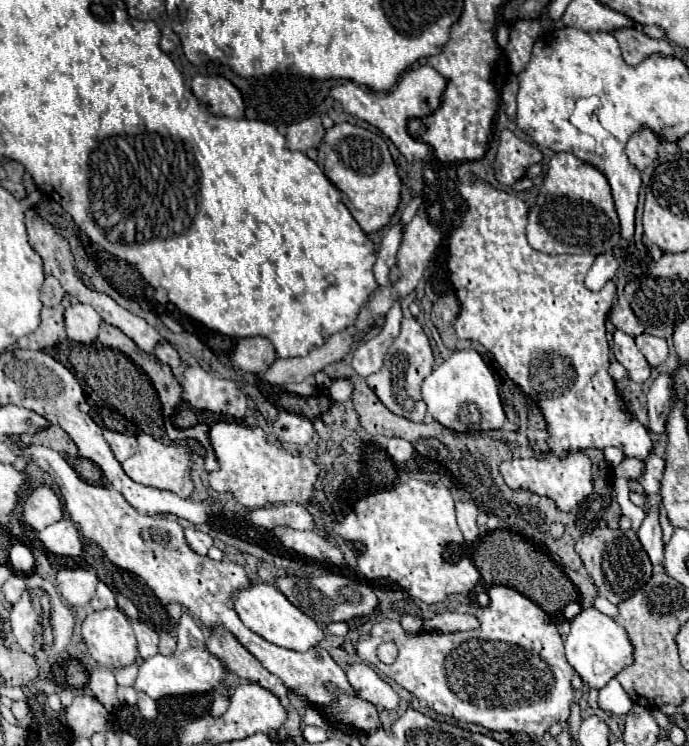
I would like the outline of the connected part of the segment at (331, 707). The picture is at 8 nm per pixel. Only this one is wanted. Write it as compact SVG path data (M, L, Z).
M325 684L325 688L335 696L331 704L321 706L323 714L327 718L335 718L337 722L353 724L355 728L361 730L375 730L379 728L379 708L371 702L365 702L357 696L341 692L335 684Z

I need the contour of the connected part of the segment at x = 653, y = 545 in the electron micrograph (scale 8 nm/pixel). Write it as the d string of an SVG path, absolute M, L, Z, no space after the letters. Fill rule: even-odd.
M651 504L647 508L647 516L645 516L641 528L637 530L637 536L655 568L661 568L661 564L663 564L663 546L665 546L661 540L659 510L661 510L661 504Z

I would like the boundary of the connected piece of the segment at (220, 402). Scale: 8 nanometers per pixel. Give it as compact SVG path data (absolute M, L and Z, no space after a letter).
M189 366L181 378L183 398L197 410L229 414L241 418L247 408L245 394L235 382L215 378L201 366Z

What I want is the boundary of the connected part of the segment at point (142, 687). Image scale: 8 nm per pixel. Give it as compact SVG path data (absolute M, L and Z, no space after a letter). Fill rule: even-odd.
M185 612L179 620L177 630L181 630L181 638L177 642L175 654L171 654L171 656L157 654L157 656L143 660L143 664L139 666L139 674L133 684L133 688L137 692L145 692L147 696L159 700L161 696L171 696L171 694L205 692L205 690L211 690L213 686L221 684L221 680L225 676L225 668L215 656L209 654L209 650L205 646L203 630L199 628L199 624Z

